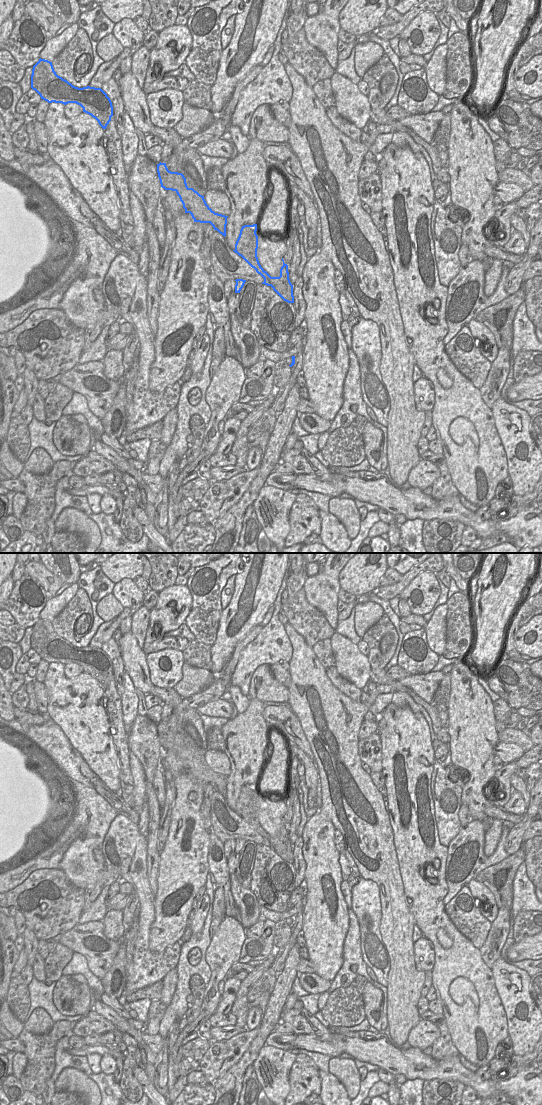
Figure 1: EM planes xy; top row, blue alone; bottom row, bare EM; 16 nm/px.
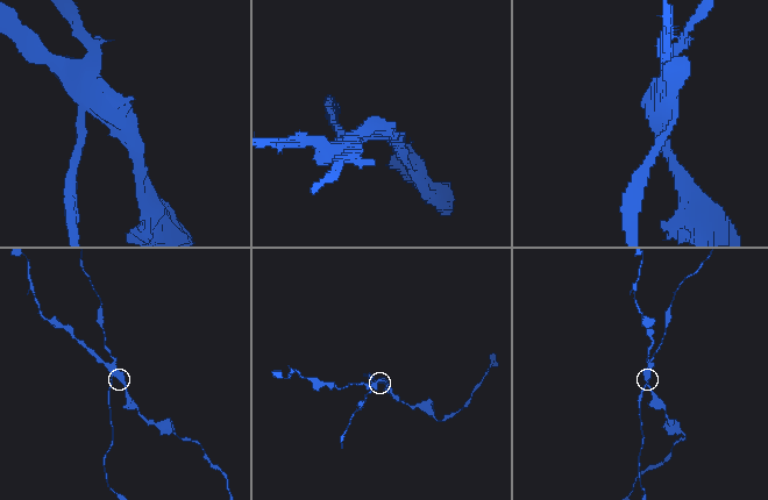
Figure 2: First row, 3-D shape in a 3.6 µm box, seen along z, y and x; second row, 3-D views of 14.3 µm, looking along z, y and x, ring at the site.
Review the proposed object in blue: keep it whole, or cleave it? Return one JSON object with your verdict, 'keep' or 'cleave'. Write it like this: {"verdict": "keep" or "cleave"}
{"verdict": "cleave"}

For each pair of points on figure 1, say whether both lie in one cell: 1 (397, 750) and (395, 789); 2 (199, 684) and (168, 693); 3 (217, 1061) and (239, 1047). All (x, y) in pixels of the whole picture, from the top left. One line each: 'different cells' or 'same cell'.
1: same cell
2: different cells
3: same cell

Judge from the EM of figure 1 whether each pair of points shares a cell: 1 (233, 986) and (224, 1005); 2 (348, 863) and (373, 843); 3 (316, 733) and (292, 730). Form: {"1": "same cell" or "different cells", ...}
{"1": "same cell", "2": "different cells", "3": "different cells"}

